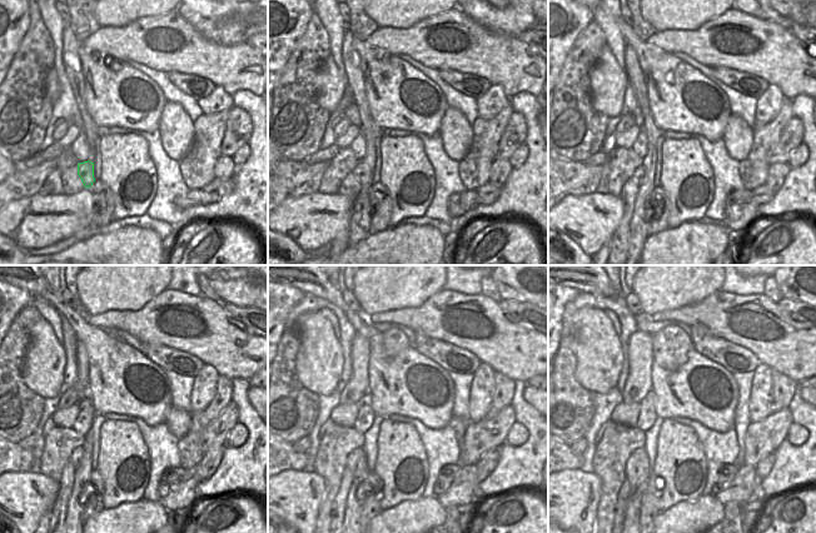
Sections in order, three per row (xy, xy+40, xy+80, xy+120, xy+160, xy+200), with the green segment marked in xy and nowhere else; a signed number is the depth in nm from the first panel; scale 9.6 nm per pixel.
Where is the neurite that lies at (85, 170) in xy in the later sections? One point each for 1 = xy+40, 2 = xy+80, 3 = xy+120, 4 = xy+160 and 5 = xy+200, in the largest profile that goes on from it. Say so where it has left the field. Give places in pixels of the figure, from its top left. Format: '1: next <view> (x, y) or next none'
1: next xy+40 (362, 172)
2: next xy+80 (640, 174)
3: next xy+120 (76, 458)
4: next xy+160 (357, 463)
5: next xy+200 (637, 471)

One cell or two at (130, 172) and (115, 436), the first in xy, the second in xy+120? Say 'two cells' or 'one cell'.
one cell

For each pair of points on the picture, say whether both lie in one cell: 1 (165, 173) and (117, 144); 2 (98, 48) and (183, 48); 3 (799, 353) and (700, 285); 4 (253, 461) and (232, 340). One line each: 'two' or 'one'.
1: two
2: one
3: two
4: two

